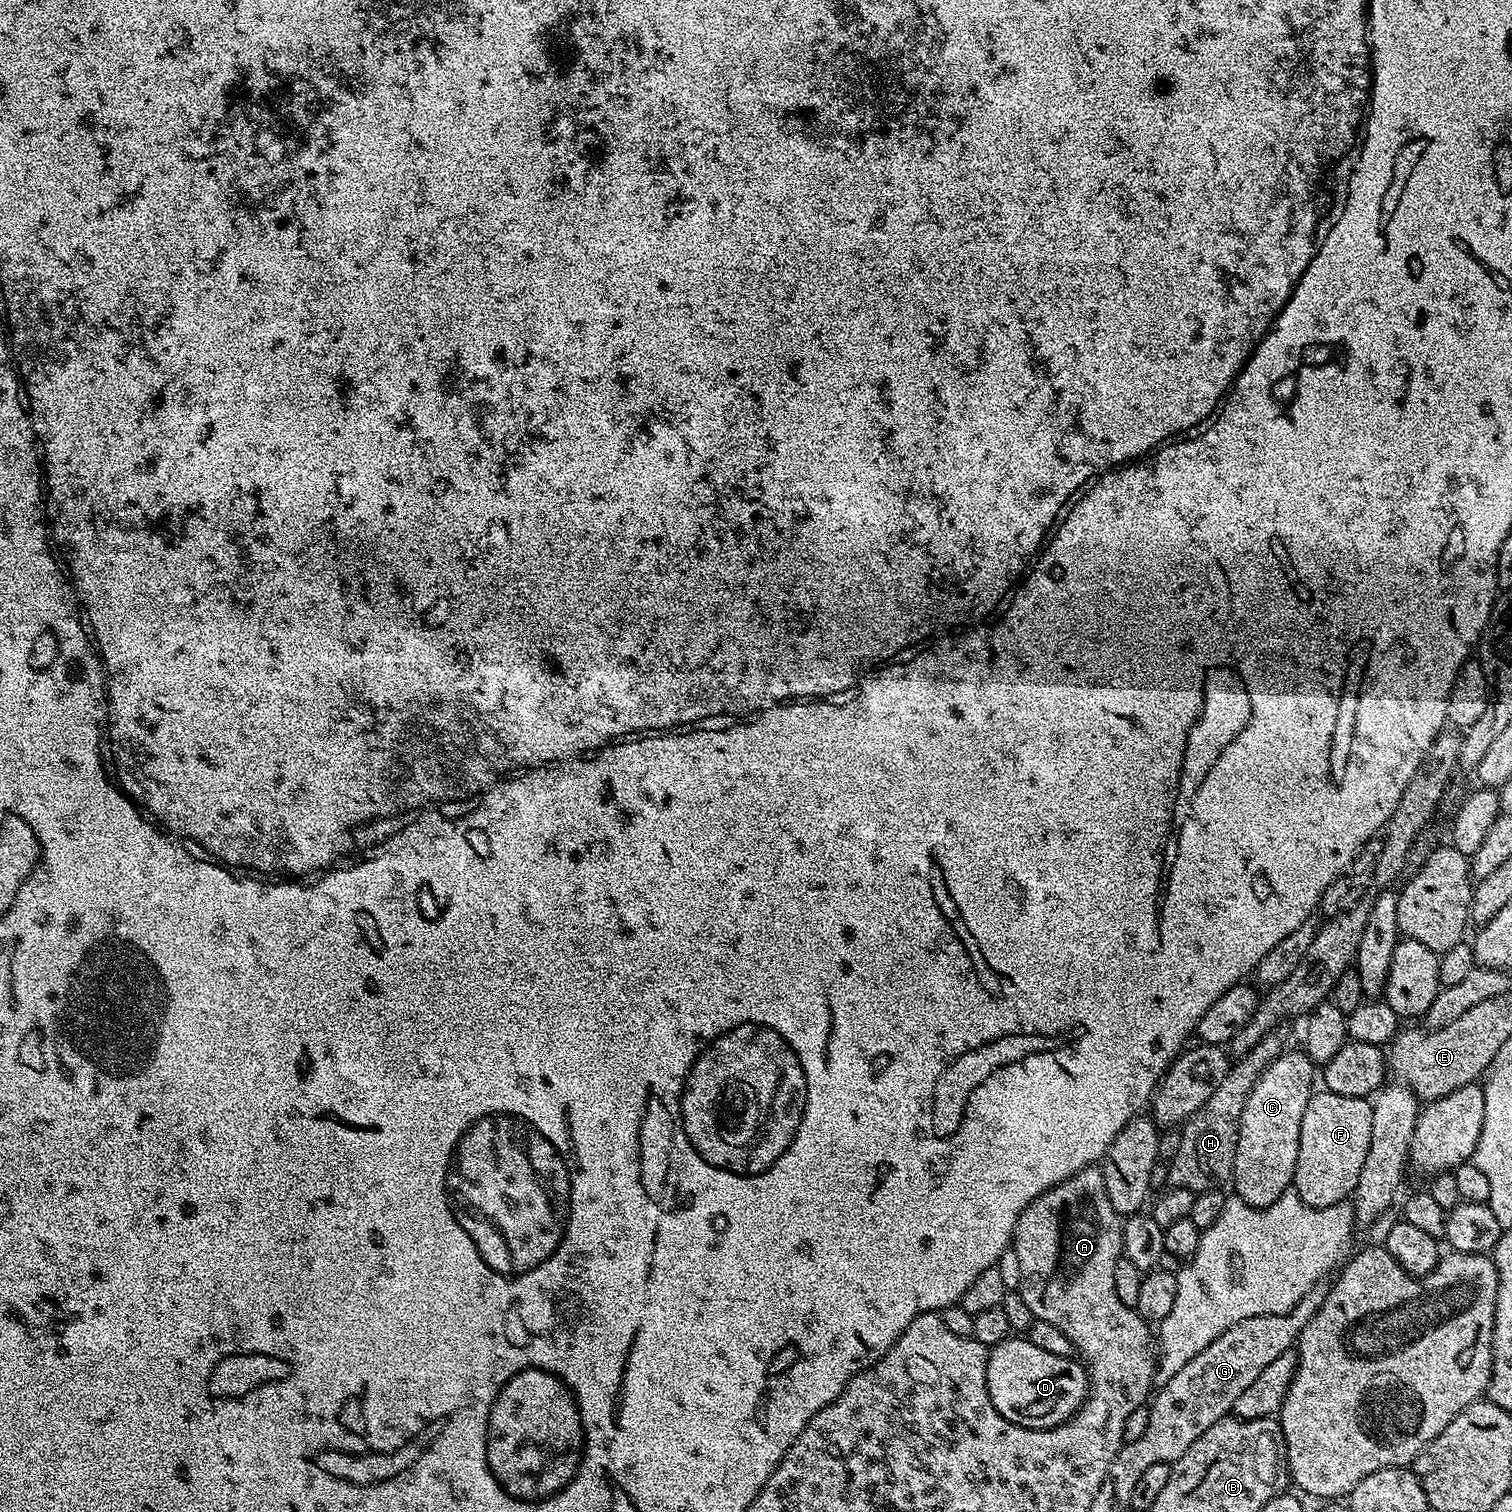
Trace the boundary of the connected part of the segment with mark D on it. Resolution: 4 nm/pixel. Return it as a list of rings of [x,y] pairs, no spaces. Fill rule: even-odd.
[[[1009,1338],[989,1351],[986,1386],[994,1410],[1023,1428],[1056,1428],[1066,1423],[1080,1411],[1090,1391],[1085,1365],[1079,1359],[1038,1350],[1026,1338]]]

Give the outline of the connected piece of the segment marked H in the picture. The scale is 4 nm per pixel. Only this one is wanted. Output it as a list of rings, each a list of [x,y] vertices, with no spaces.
[[[1277,1030],[1266,1034],[1254,1050],[1235,1057],[1234,1063],[1229,1067],[1226,1078],[1202,1102],[1202,1106],[1188,1120],[1185,1120],[1179,1129],[1180,1141],[1178,1154],[1167,1161],[1169,1166],[1168,1184],[1173,1188],[1185,1188],[1191,1192],[1210,1192],[1223,1189],[1231,1181],[1234,1154],[1238,1146],[1238,1126],[1242,1118],[1242,1106],[1246,1106],[1246,1098],[1250,1098],[1250,1090],[1254,1082],[1266,1070],[1266,1066],[1280,1053],[1285,1051],[1288,1036],[1284,1030]]]

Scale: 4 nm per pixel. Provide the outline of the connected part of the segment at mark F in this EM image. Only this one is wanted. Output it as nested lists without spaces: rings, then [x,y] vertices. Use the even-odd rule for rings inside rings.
[[[1327,1090],[1317,1091],[1302,1114],[1302,1134],[1298,1142],[1298,1162],[1292,1179],[1294,1190],[1306,1202],[1306,1206],[1325,1208],[1343,1204],[1355,1193],[1358,1174],[1366,1163],[1366,1152],[1370,1150],[1370,1118],[1372,1105],[1362,1096],[1343,1096]]]

